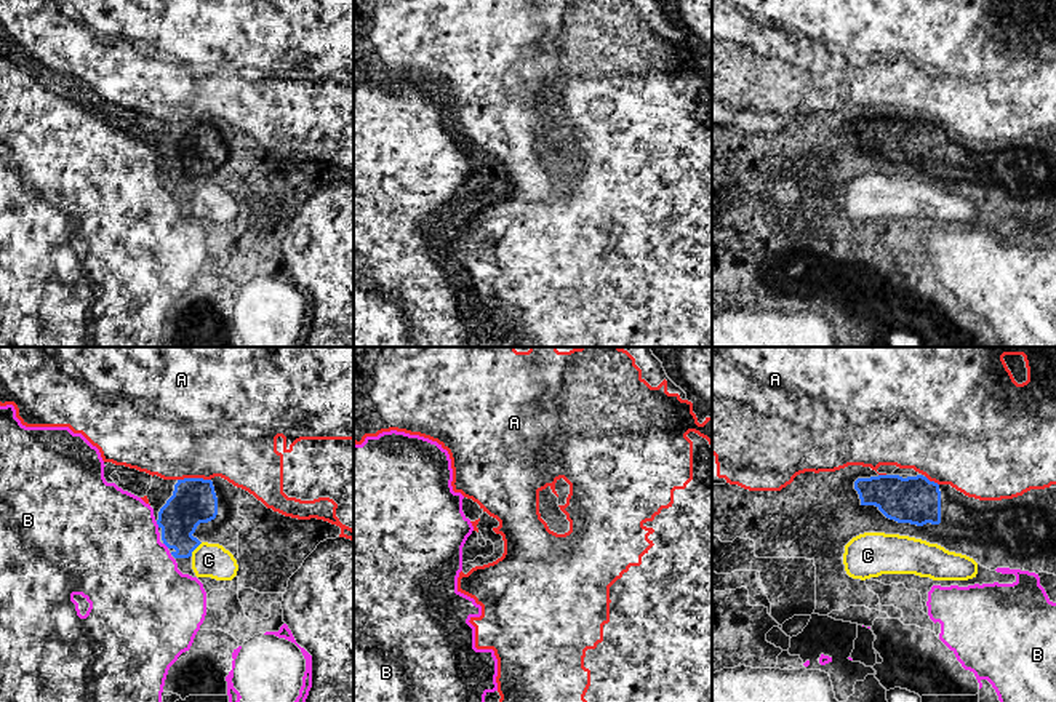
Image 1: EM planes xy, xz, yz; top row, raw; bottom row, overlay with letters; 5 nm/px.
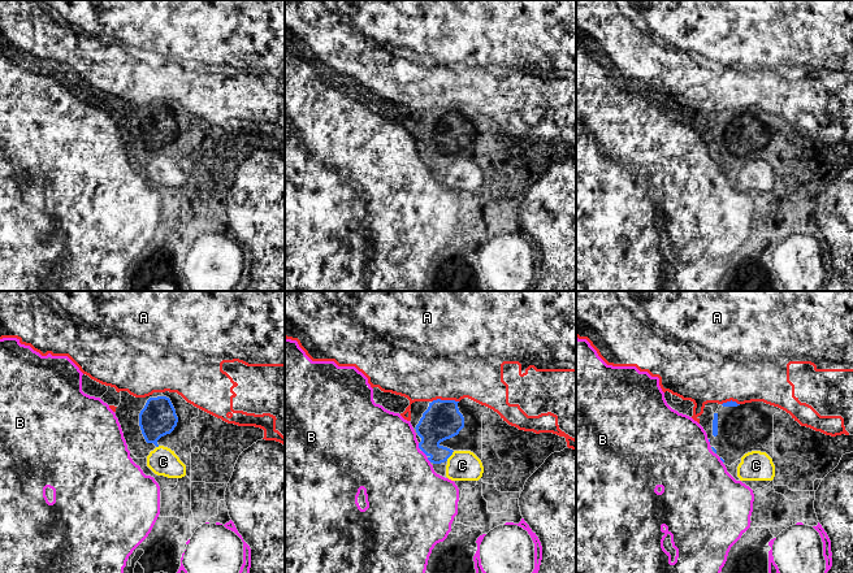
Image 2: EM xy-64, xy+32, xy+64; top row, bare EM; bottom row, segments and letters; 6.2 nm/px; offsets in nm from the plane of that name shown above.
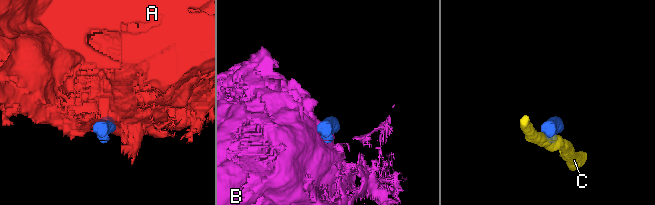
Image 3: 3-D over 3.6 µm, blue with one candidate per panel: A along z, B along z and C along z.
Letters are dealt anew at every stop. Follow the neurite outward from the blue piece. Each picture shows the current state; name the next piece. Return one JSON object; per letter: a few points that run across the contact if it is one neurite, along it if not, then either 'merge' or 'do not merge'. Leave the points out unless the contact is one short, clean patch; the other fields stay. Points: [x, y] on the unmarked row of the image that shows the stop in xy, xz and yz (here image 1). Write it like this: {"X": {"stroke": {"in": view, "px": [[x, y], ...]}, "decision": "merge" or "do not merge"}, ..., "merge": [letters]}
{"A": {"decision": "do not merge"}, "B": {"stroke": {"in": "xy", "px": [[156, 163], [159, 168]]}, "decision": "do not merge"}, "C": {"decision": "do not merge"}, "merge": []}

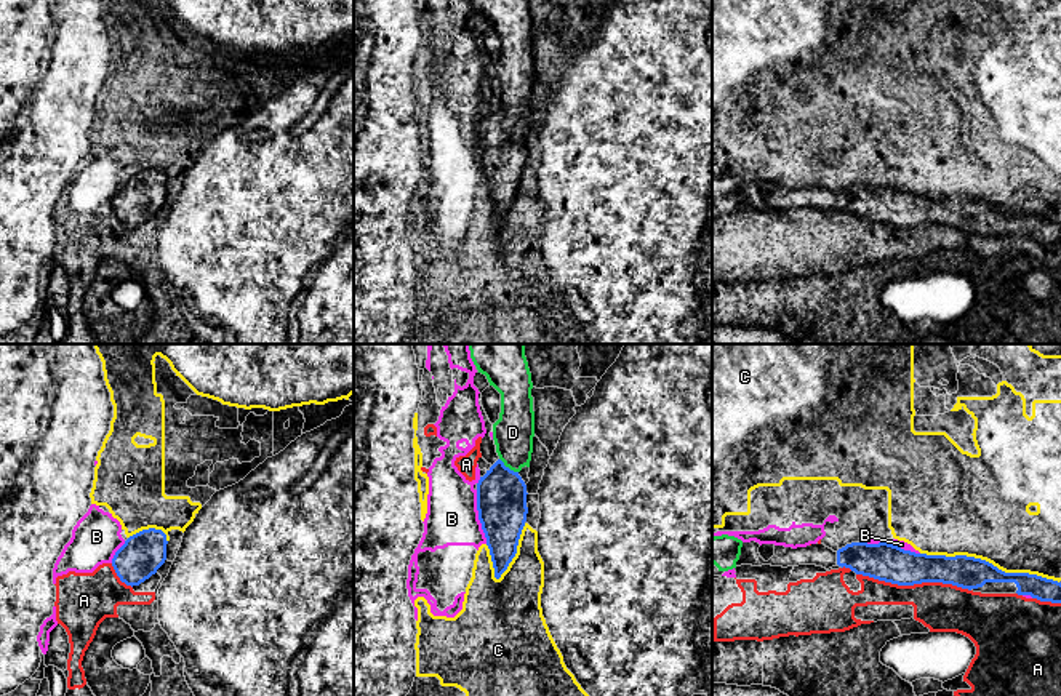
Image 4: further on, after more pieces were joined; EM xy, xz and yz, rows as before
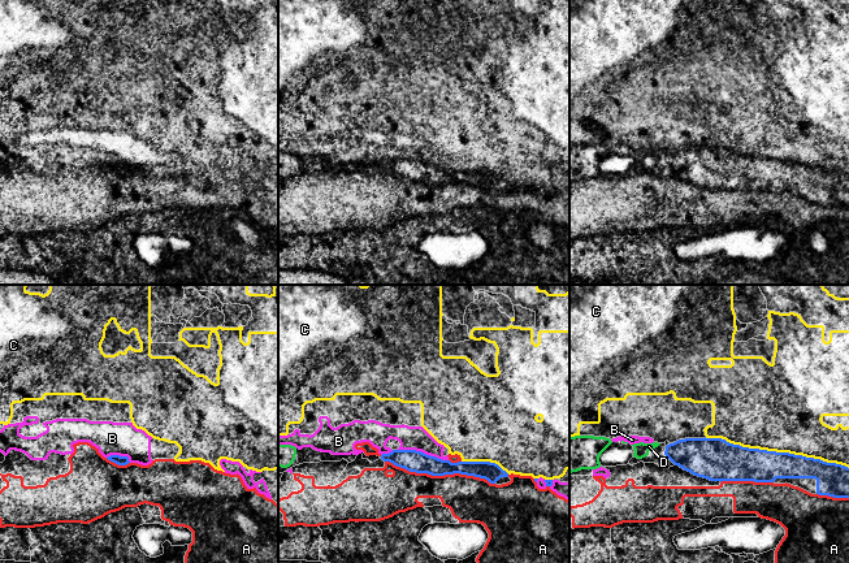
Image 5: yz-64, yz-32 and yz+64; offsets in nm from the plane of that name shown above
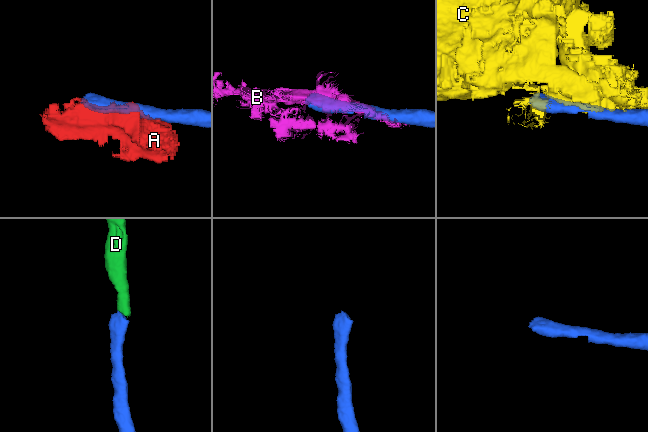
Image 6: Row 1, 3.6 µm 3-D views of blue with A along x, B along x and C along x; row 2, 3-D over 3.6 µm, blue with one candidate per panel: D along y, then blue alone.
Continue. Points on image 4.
{"A": {"decision": "do not merge"}, "B": {"decision": "do not merge"}, "C": {"decision": "do not merge"}, "D": {"stroke": {"in": "xz", "px": [[501, 136], [503, 116], [508, 109], [512, 100], [512, 74]]}, "decision": "merge"}, "merge": ["D"]}

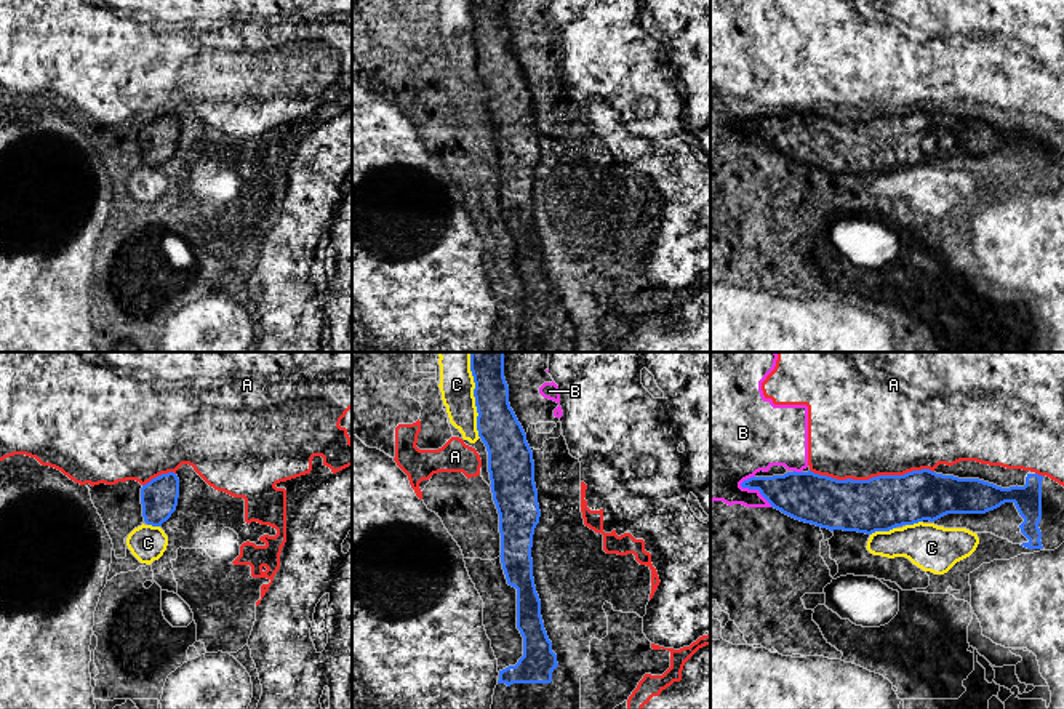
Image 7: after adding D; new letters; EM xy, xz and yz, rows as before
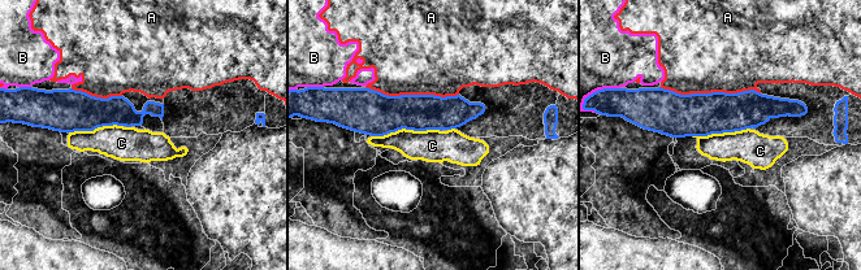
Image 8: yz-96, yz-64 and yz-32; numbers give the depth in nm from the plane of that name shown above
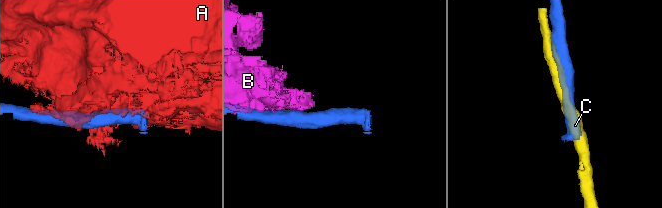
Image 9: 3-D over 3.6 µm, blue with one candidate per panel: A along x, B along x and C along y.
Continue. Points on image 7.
{"A": {"decision": "do not merge"}, "B": {"decision": "do not merge"}, "C": {"decision": "do not merge"}, "merge": []}

